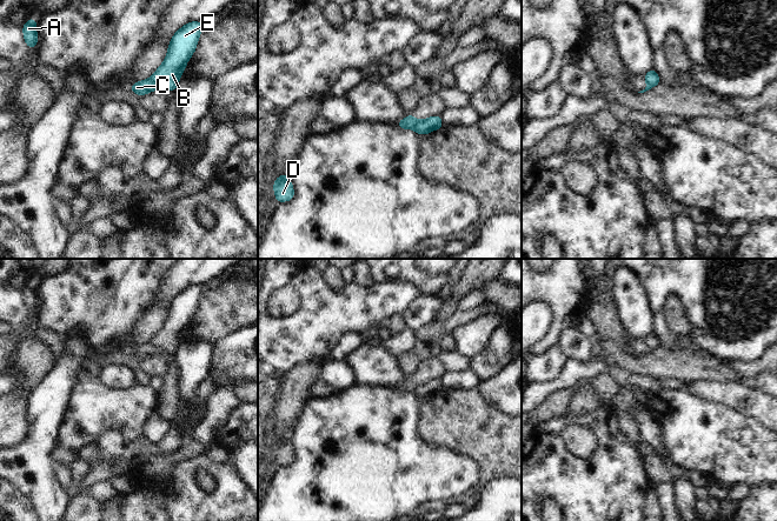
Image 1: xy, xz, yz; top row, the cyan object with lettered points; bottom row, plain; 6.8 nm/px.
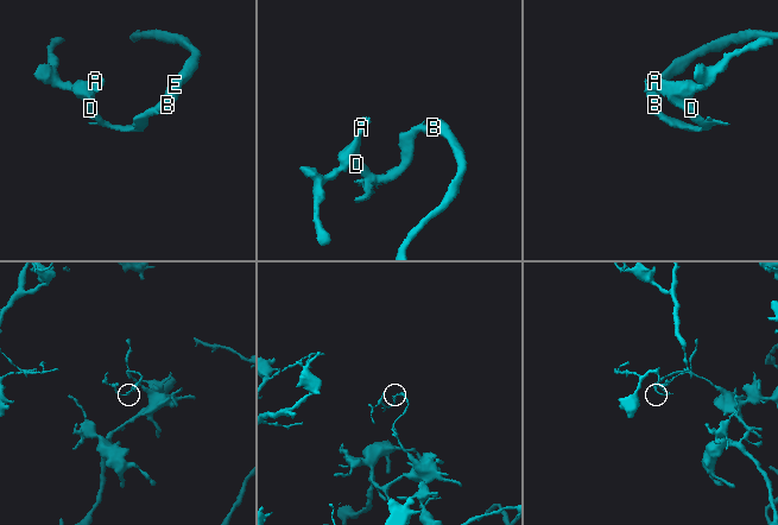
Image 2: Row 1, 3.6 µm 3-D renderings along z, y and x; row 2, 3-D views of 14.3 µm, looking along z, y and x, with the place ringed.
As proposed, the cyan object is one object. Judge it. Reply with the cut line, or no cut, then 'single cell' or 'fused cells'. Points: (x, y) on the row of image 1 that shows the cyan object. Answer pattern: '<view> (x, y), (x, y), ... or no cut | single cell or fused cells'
xy (148, 79), (159, 86) | fused cells

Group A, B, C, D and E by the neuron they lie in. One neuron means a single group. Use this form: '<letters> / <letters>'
A C D / B E

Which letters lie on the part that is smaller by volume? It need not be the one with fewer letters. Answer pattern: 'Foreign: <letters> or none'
Foreign: A, C, D

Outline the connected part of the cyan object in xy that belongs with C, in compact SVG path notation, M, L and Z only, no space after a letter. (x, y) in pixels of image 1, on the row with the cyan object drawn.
M145 79L138 82L134 82L131 87L128 87L132 92L134 92L135 94L138 94L139 96L144 96L147 93L151 93L155 89L159 89L161 92L164 92L165 89L161 88L158 84L154 84L153 81L151 81L150 79Z

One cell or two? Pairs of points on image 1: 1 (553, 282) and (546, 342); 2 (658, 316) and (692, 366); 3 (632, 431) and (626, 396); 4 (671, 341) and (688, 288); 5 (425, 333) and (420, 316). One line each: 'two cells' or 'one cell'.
1: one cell
2: two cells
3: one cell
4: one cell
5: two cells

